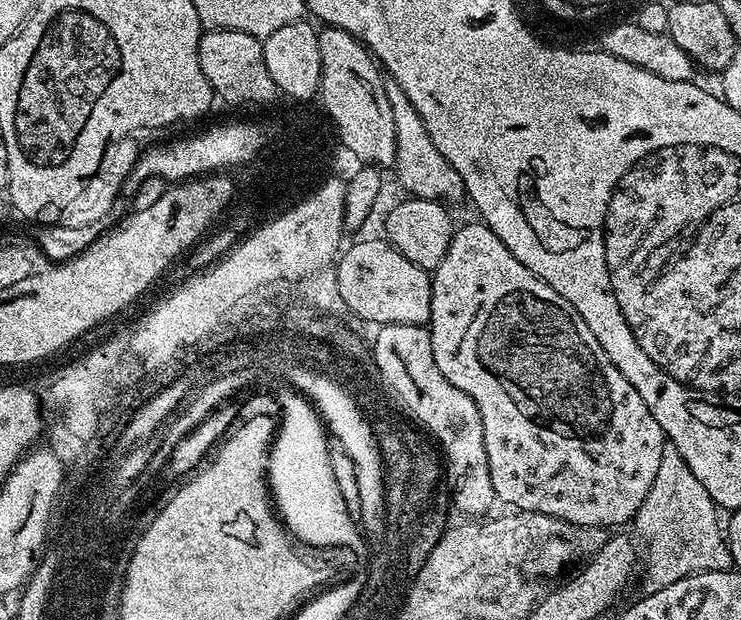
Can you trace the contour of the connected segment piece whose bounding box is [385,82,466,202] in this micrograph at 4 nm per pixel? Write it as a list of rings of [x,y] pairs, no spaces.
[[[394,82],[385,85],[387,90],[387,100],[390,102],[391,112],[394,114],[395,124],[395,162],[394,173],[401,186],[411,197],[422,200],[461,200],[465,197],[464,183],[461,175],[458,174],[450,162],[439,154],[434,146],[425,124],[421,122],[421,116],[414,110],[408,97],[401,88]]]

